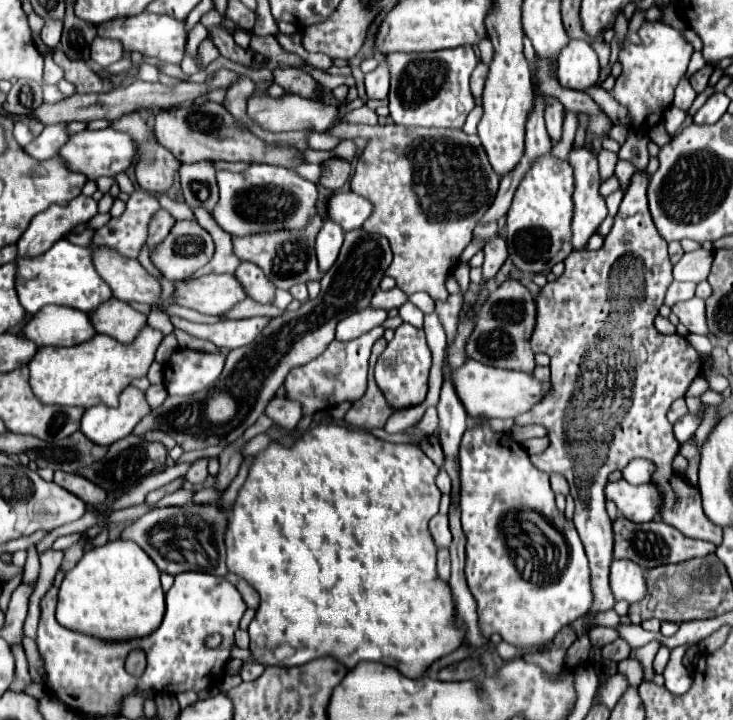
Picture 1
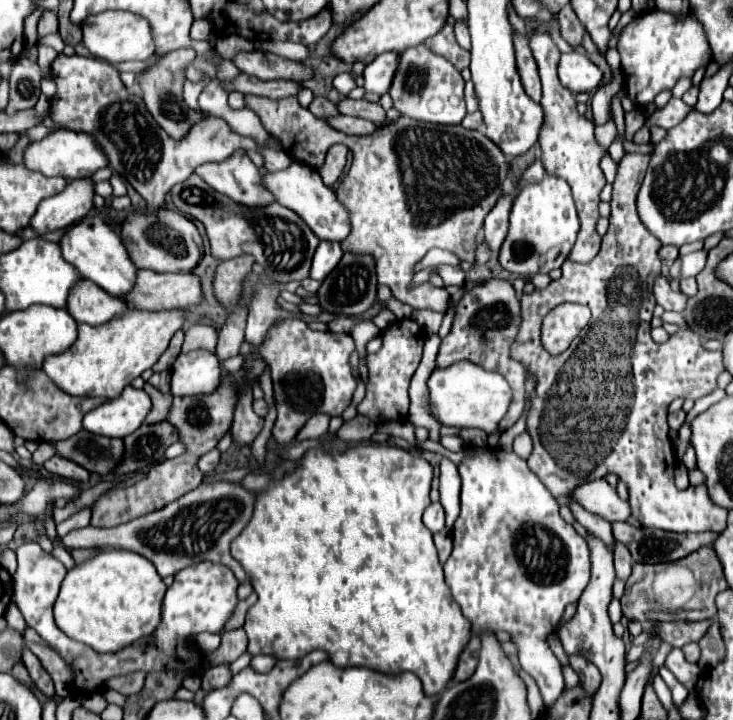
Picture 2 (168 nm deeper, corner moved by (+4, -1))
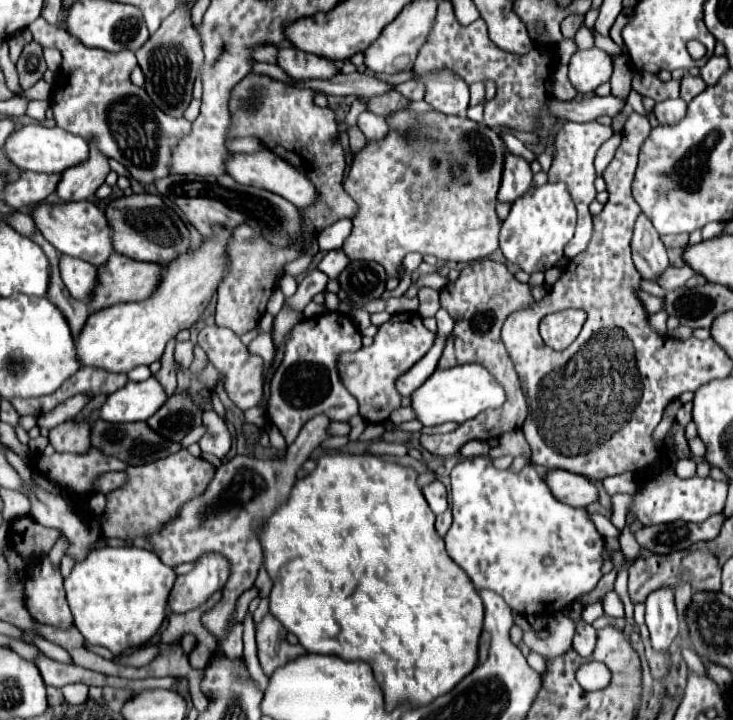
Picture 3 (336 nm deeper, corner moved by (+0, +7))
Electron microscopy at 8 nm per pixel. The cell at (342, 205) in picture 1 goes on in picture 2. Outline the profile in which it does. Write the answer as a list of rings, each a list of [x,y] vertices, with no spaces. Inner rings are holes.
[[[293,162],[285,170],[265,172],[263,186],[275,196],[275,202],[279,202],[281,206],[287,206],[295,214],[299,214],[299,218],[311,228],[311,232],[315,232],[315,236],[319,236],[319,240],[341,242],[349,236],[351,226],[349,226],[347,210],[337,202],[335,192],[321,182],[321,176],[317,170],[311,170],[299,162]]]

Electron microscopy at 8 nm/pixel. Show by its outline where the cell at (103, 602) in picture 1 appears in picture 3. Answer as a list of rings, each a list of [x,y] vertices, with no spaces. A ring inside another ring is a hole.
[[[121,546],[121,548],[99,548],[93,550],[83,562],[77,562],[71,574],[65,578],[67,602],[73,612],[73,620],[77,630],[89,644],[105,646],[113,654],[121,654],[125,648],[145,644],[163,624],[167,596],[175,582],[173,568],[165,566],[151,550],[137,546]]]

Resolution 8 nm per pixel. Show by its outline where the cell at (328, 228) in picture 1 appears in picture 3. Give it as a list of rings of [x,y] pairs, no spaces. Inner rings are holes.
[[[341,248],[337,250],[329,250],[317,264],[317,268],[321,272],[325,272],[329,278],[337,278],[339,272],[349,264],[349,258],[345,256],[345,252]]]

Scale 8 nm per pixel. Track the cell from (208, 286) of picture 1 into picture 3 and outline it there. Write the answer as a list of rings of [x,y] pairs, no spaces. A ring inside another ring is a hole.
[[[115,254],[99,270],[99,300],[89,306],[99,310],[119,302],[147,300],[159,288],[163,272],[165,268],[161,264],[139,262],[123,254]]]

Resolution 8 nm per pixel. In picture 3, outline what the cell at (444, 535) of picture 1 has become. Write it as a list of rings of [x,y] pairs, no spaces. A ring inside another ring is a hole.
[[[439,480],[433,482],[433,484],[429,484],[429,486],[425,486],[423,494],[425,494],[425,500],[431,506],[431,510],[433,510],[435,516],[443,514],[447,510],[447,506],[449,506],[447,504],[447,490],[445,490],[445,486]]]

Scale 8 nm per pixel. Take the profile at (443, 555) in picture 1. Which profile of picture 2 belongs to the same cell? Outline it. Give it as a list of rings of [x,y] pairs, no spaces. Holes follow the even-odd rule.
[[[447,528],[435,534],[435,548],[439,550],[439,560],[445,562],[451,554],[451,532],[447,532]]]

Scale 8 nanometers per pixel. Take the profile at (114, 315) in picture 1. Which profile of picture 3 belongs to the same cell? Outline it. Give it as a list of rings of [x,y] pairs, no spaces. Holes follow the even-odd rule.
[[[61,256],[59,270],[61,270],[61,280],[71,292],[71,296],[75,300],[89,304],[99,288],[97,268],[93,264],[87,264],[85,260],[71,260],[69,256]]]

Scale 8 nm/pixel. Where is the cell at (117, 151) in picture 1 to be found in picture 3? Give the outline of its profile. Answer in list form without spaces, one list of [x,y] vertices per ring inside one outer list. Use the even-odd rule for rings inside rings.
[[[27,124],[7,138],[5,154],[13,164],[17,164],[17,168],[51,174],[51,172],[63,172],[71,166],[83,164],[89,158],[89,144],[81,136],[75,136],[57,126],[45,128],[39,124]]]

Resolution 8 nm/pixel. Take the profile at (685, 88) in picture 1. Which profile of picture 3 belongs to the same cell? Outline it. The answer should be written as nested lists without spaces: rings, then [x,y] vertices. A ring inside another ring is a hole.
[[[675,98],[675,100],[663,100],[663,102],[657,102],[655,108],[653,108],[657,120],[661,124],[673,124],[675,120],[681,120],[687,112],[687,102],[681,100],[681,98]]]

